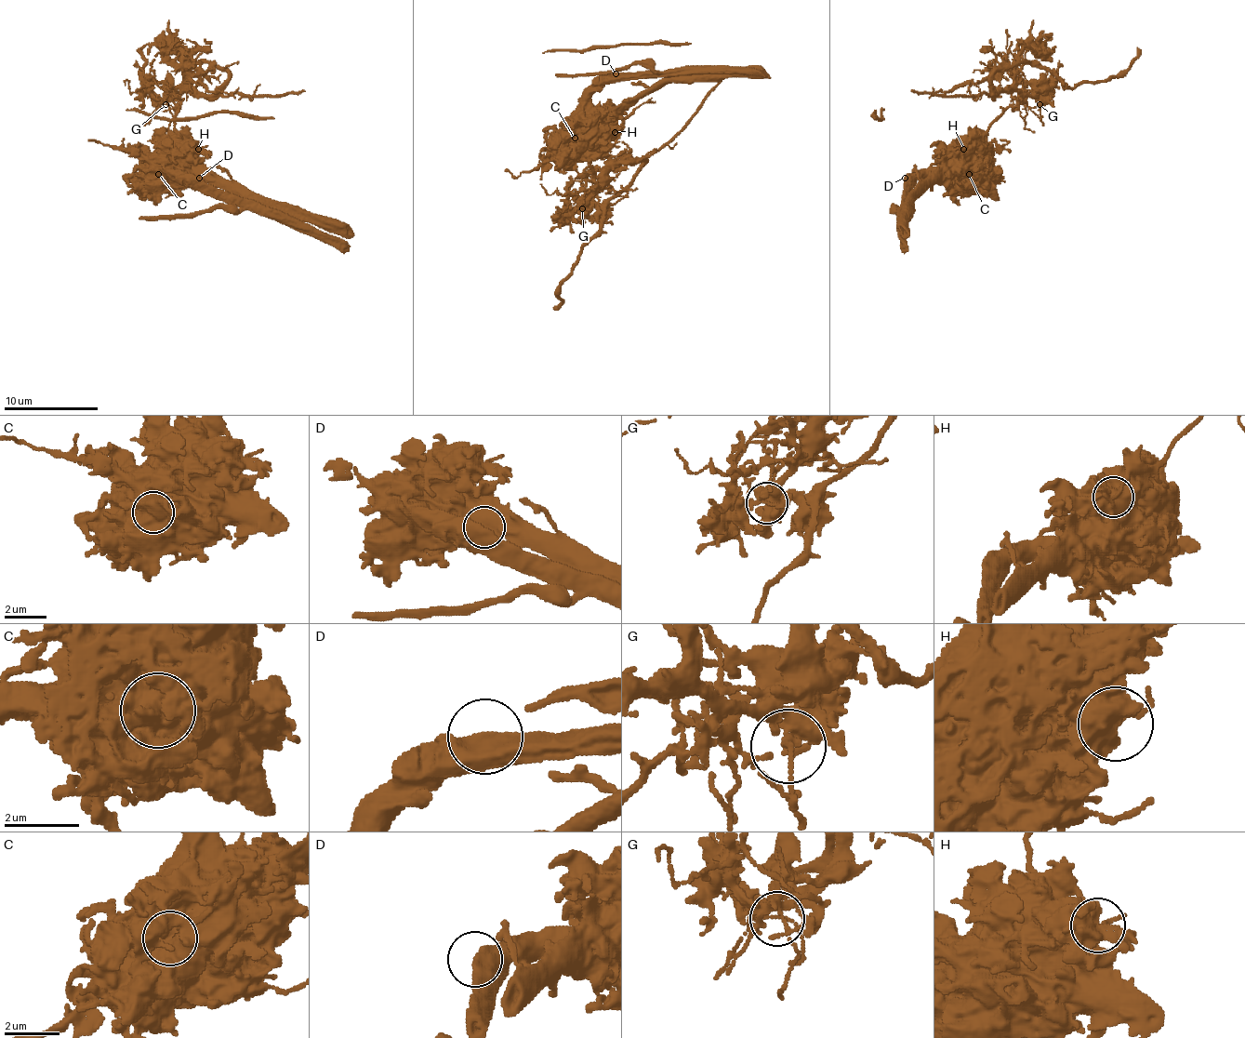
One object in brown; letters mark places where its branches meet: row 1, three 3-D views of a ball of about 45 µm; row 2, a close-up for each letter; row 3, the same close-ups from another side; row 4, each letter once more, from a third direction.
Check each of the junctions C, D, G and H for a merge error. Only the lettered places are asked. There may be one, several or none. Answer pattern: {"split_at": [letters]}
{"split_at": ["C", "H"]}

